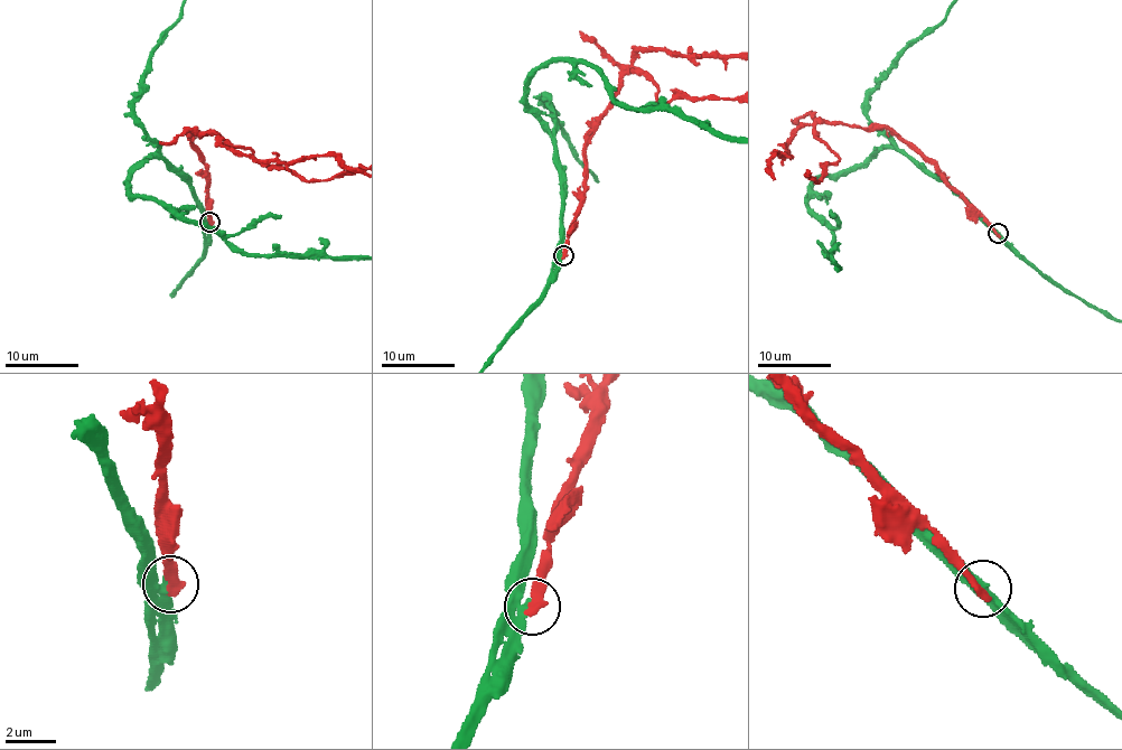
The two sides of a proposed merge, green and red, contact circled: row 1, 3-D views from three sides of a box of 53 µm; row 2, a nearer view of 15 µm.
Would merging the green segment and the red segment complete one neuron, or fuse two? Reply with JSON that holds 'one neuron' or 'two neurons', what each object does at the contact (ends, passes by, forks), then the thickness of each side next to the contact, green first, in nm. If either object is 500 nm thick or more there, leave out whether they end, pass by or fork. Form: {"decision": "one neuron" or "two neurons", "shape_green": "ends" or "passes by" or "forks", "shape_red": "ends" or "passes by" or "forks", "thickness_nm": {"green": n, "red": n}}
{"decision": "two neurons", "shape_green": "passes by", "shape_red": "ends", "thickness_nm": {"green": 300, "red": 400}}

